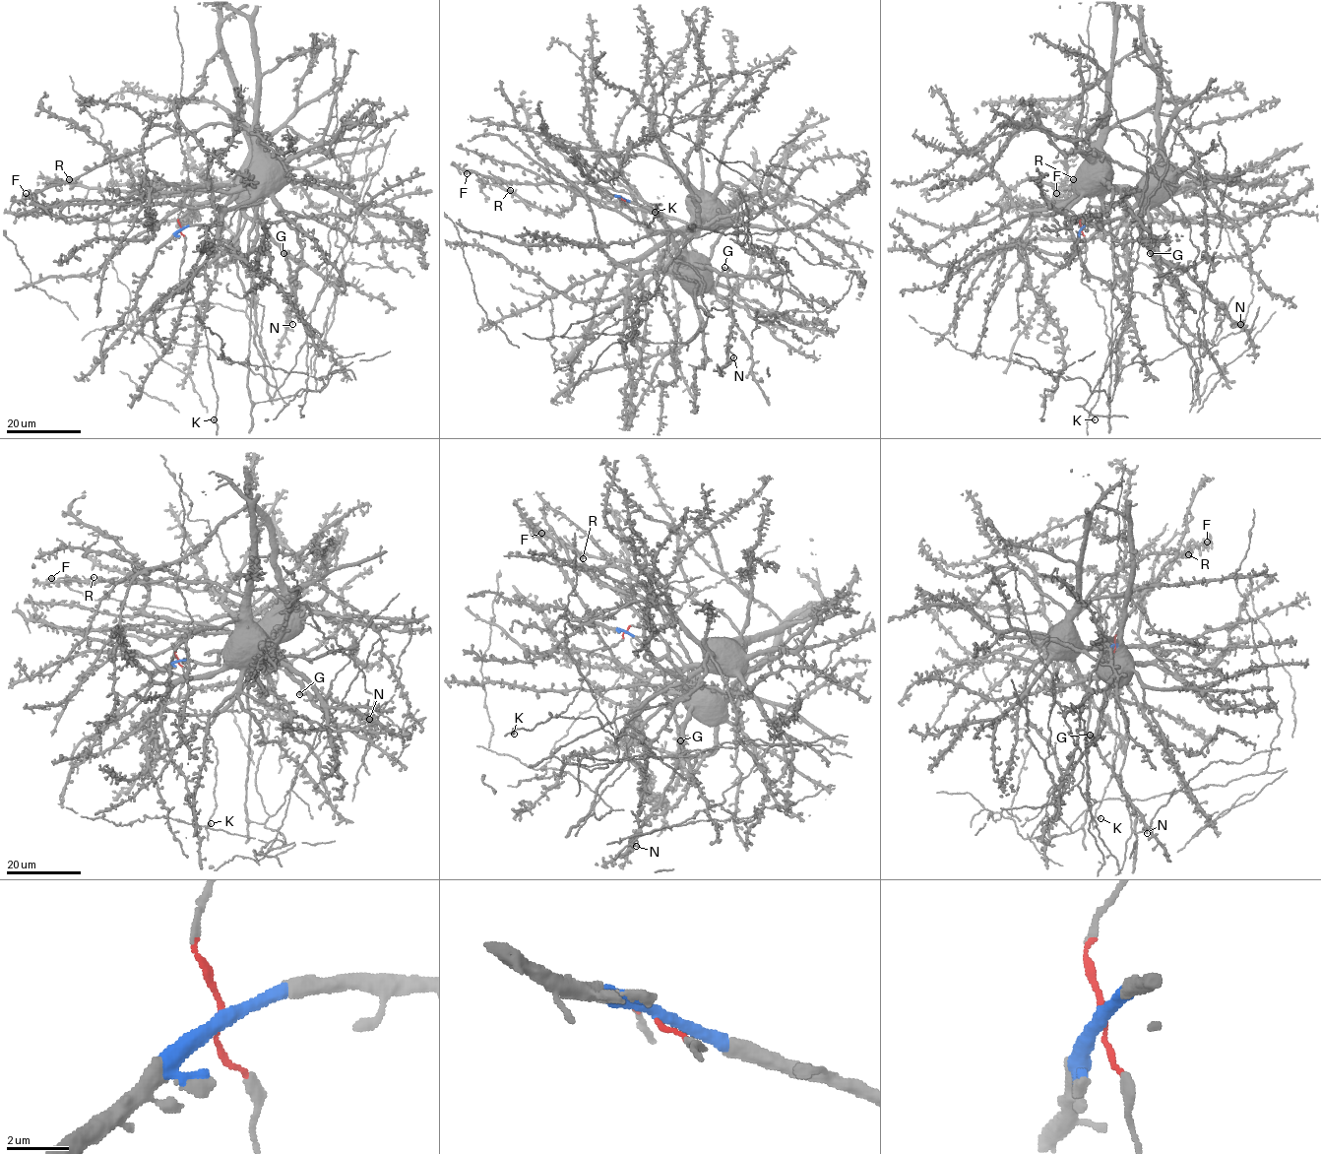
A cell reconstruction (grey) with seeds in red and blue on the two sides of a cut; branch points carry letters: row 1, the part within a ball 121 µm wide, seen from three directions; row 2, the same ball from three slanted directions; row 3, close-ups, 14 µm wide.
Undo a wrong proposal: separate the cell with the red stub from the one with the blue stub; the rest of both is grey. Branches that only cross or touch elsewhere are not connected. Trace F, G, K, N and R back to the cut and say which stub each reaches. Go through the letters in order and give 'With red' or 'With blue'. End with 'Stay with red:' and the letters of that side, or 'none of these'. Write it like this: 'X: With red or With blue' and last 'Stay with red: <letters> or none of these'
F: With red
G: With blue
K: With red
N: With blue
R: With red
Stay with red: F, K, R

